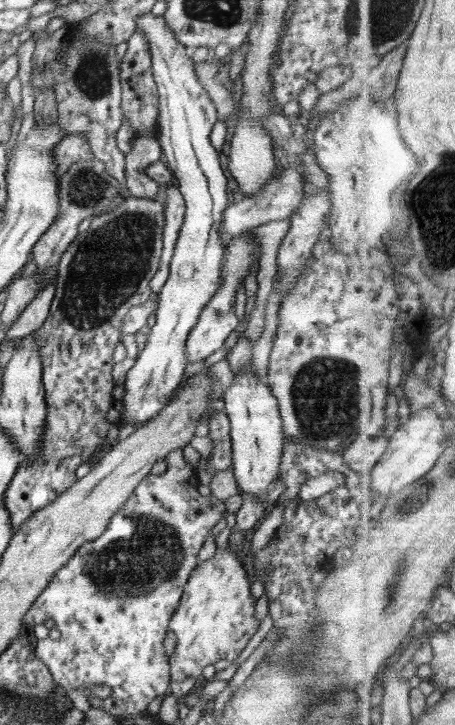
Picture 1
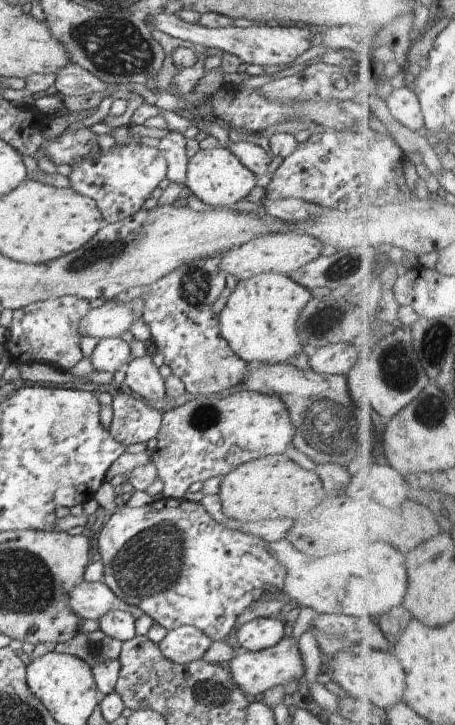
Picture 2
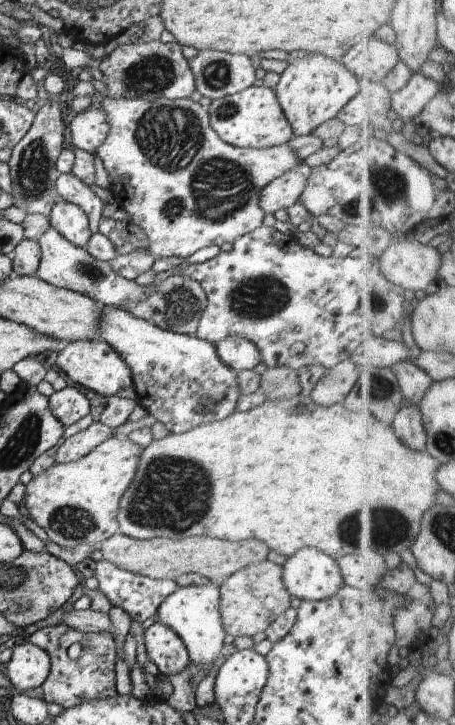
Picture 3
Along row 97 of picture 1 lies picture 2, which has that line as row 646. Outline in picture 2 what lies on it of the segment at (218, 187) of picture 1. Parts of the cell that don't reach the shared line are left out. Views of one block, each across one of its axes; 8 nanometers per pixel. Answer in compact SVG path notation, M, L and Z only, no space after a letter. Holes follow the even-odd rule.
M186 625L168 631L159 642L160 652L170 661L190 664L202 659L213 640L195 626Z

